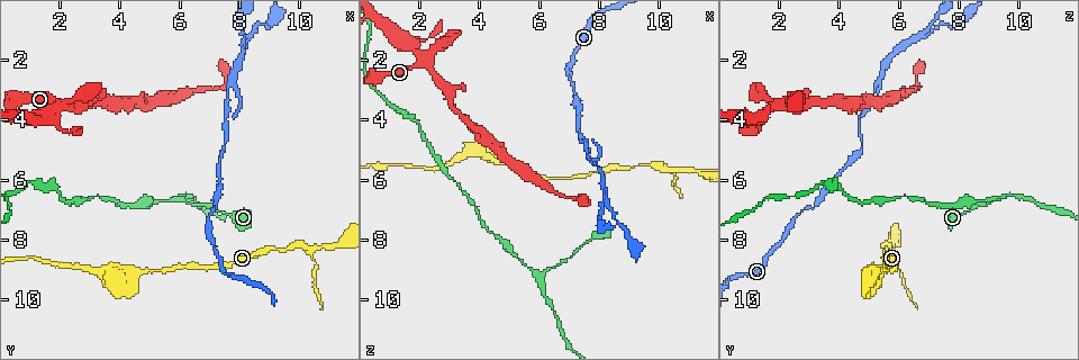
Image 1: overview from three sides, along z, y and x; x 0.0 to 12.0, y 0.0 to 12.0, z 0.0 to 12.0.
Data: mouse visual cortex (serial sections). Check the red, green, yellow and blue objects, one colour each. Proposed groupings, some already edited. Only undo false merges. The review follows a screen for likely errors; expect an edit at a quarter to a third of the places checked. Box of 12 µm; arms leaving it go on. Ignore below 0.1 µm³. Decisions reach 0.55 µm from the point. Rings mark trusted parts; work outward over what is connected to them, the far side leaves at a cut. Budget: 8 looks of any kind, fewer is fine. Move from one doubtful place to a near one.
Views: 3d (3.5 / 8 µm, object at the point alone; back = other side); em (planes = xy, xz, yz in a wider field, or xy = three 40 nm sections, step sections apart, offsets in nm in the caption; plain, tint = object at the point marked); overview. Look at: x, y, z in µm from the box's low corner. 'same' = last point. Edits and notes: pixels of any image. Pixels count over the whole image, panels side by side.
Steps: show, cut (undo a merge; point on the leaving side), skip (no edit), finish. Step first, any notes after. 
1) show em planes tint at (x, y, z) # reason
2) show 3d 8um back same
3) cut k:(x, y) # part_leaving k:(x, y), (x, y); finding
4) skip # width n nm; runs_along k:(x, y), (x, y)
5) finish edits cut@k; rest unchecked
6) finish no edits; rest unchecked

show 3d 3.5um at (10.7, 8.2, 5.6) # calibre changes

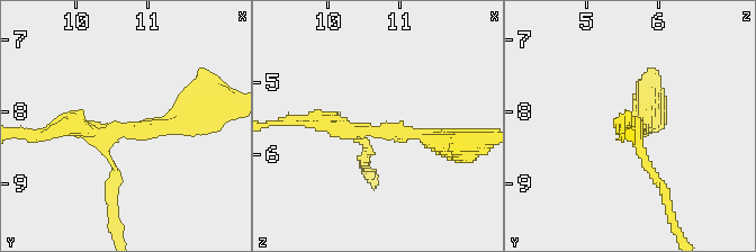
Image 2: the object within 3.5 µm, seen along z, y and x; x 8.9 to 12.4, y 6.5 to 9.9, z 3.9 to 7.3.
show em xy step 5 tint at (10.70, 8.20, 5.70) # now the EM

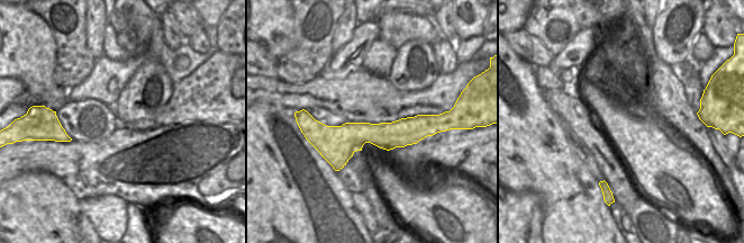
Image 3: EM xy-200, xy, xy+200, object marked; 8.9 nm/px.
skip # runs_along 2:(55, 132), (145, 128), (194, 110); all the same cell

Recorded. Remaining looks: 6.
show 3d 3.5um at (8.2, 1.2, 6.6) # three arms meet

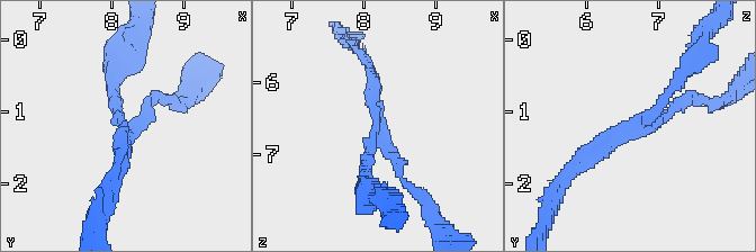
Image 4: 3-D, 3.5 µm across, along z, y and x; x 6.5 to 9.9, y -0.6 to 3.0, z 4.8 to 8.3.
show em xy step 5 tint at (8.15, 1.25, 6.65)

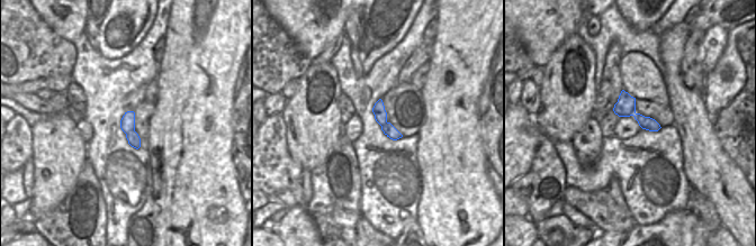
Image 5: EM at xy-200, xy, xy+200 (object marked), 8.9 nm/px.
cut 4:(683, 101) # arms 3; arm_widths 150, 150, 200 nm; a second cell is stuck on

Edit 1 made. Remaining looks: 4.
show 3d 3.5um back at (6.0, 6.7, 9.1) # three arms meet

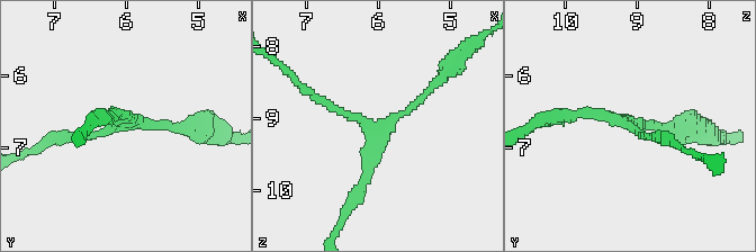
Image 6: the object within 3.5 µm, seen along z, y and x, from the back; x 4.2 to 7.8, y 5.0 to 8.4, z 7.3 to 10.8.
show em xy step 1 tint at (6.10, 6.65, 9.15) # arms 3; arm_widths 100, 150, 150 nm

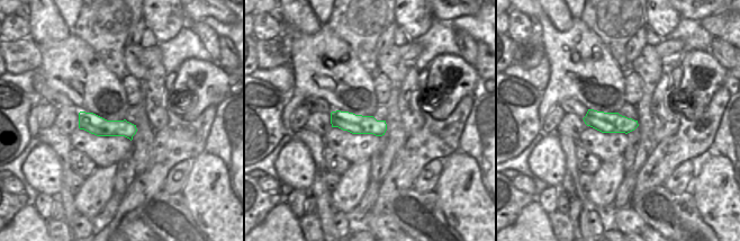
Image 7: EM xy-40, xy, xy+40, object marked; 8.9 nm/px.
skip # runs_along 7:(81, 115), (101, 127), (133, 131); all the same cell

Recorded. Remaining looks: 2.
show 3d 8um at (4.6, 9.0, 5.4) # arms part here

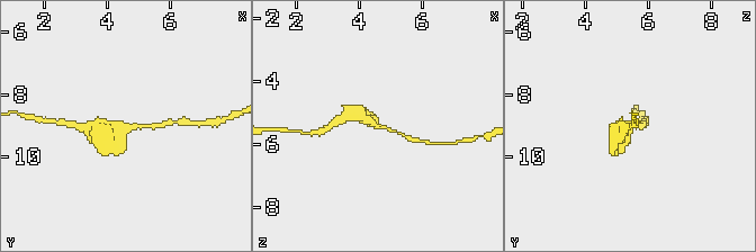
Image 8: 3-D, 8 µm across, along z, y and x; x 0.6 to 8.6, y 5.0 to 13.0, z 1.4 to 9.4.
show em xy step 5 tint at (4.6, 9.1, 5.5) # shape alone is not enough

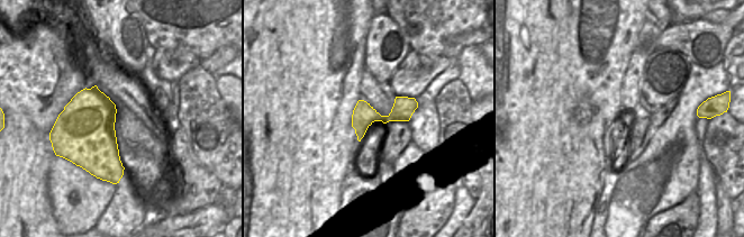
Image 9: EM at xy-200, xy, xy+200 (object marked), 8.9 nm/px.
skip # runs_along 8:(407, 137), (356, 114), (349, 115); continuous, no second cell

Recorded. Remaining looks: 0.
finish edits cut@4; rest unchecked

